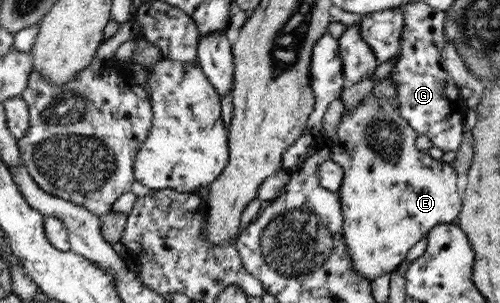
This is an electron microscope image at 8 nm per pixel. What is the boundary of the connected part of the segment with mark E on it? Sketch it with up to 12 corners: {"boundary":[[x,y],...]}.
{"boundary":[[394,97],[343,113],[343,235],[370,281],[456,220],[453,164]]}

